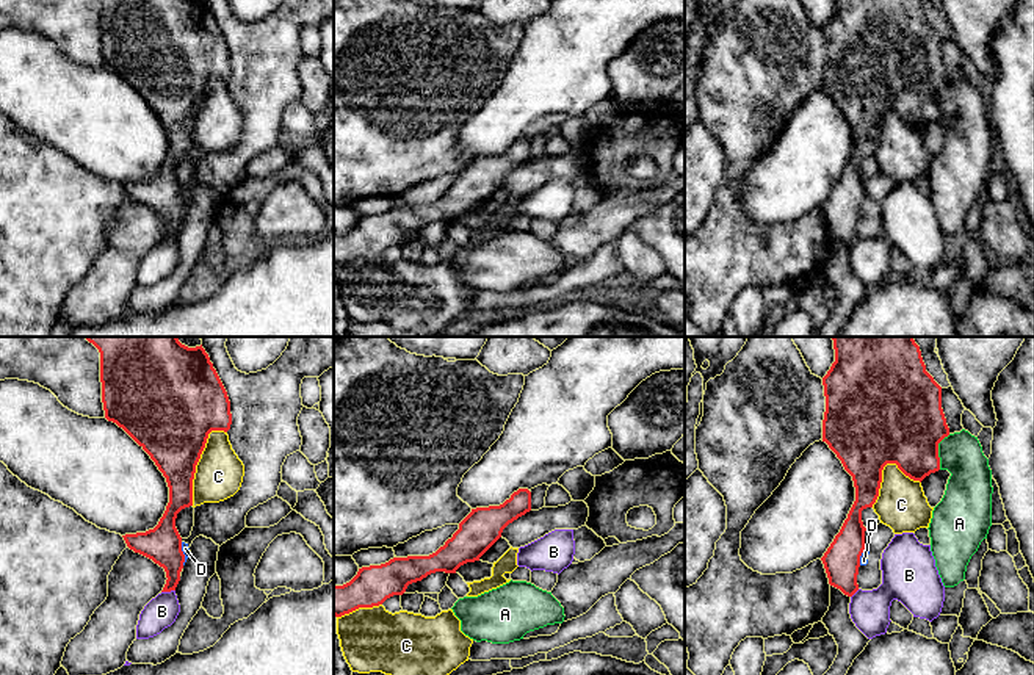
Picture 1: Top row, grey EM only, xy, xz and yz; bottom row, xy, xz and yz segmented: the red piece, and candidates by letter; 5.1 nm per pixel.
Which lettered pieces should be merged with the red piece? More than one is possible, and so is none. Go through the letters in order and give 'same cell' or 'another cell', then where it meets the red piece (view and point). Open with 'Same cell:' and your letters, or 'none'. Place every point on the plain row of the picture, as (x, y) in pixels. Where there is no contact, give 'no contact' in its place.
Same cell: none
A: another cell; contact yz (937, 101)
B: another cell; contact xy (168, 240)
C: another cell; contact xy (198, 110)
D: another cell; contact xy (182, 202)

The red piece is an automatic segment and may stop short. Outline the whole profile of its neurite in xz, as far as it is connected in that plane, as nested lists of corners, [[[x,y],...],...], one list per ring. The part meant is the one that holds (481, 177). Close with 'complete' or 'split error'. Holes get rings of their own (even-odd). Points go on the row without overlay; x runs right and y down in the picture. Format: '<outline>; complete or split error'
[[[519,138],[500,155],[476,157],[459,172],[459,179],[436,202],[429,205],[393,207],[381,215],[359,218],[357,224],[343,235],[334,233],[334,265],[342,266],[359,257],[373,257],[382,254],[393,244],[403,244],[409,233],[421,230],[431,222],[456,219],[479,207],[501,186],[503,179],[531,160],[531,141]]]; complete

